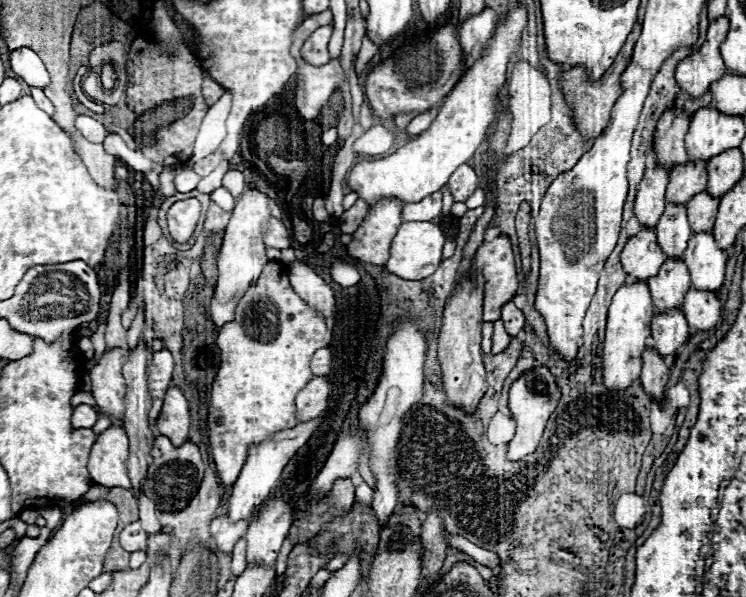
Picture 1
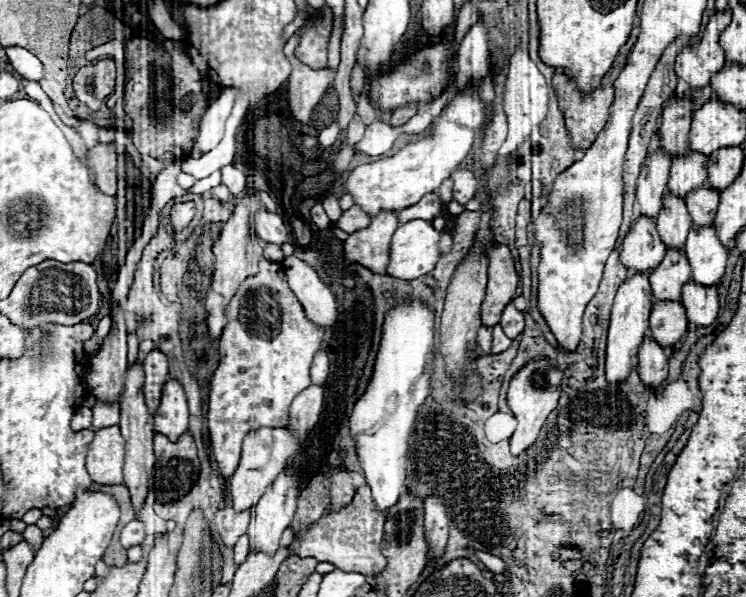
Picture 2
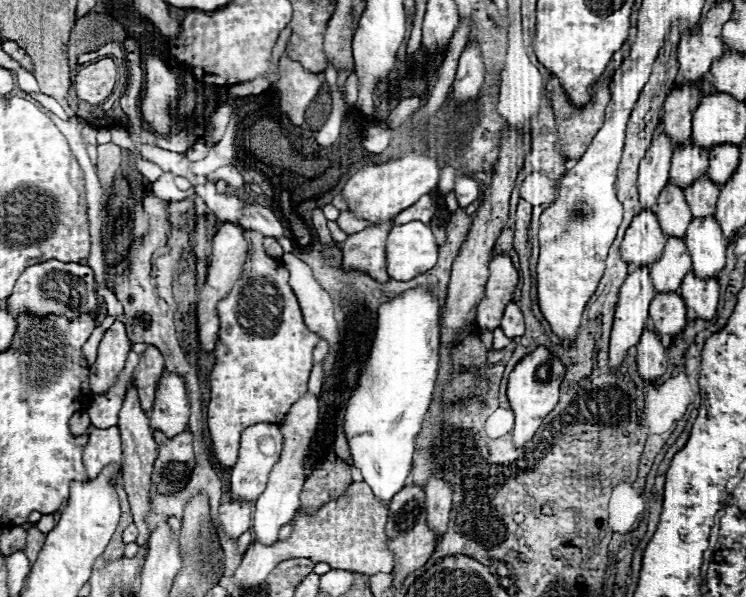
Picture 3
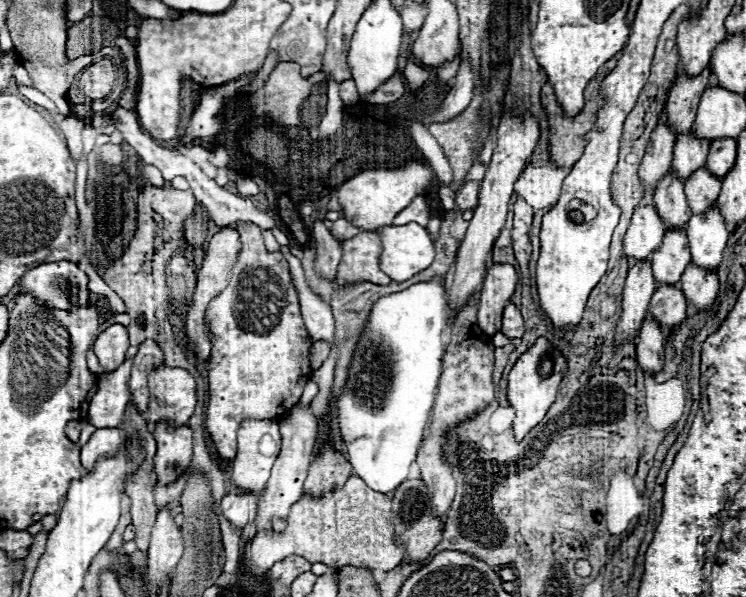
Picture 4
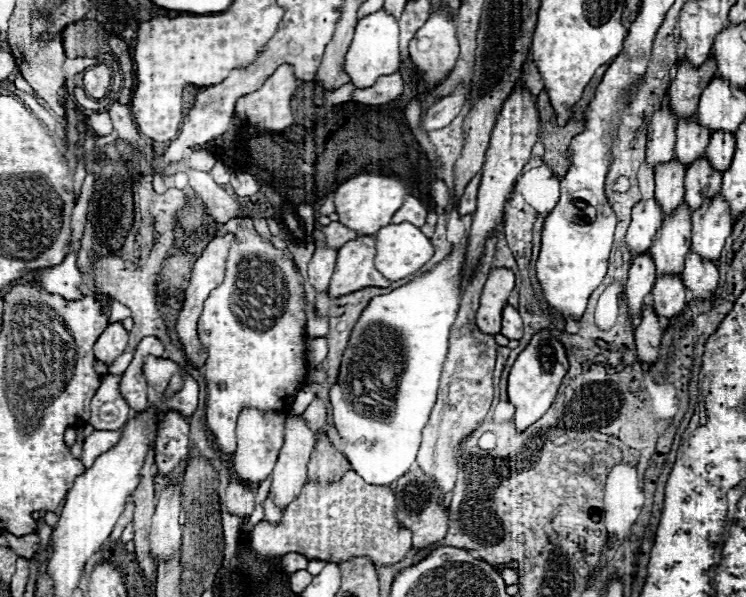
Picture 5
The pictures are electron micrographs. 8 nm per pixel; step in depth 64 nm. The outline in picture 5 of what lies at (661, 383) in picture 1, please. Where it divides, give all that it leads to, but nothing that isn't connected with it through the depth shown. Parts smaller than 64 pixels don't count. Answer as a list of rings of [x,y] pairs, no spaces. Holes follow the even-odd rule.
[[[648,304],[640,312],[640,324],[634,328],[634,338],[636,338],[638,358],[648,364],[656,362],[658,346],[660,346],[660,338],[662,338],[662,326],[658,322],[654,308]]]

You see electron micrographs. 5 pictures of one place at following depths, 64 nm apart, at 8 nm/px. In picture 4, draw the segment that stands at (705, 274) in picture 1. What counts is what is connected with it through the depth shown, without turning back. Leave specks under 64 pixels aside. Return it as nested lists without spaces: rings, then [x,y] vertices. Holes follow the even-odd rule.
[[[718,204],[708,208],[708,212],[692,214],[686,224],[686,230],[692,260],[702,268],[718,268],[730,236],[730,230],[722,218]]]

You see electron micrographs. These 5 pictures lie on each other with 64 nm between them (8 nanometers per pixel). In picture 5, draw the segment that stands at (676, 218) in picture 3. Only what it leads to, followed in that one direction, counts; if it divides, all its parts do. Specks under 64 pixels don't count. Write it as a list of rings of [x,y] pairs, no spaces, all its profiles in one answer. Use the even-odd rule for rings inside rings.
[[[676,158],[668,164],[656,164],[656,200],[664,214],[672,214],[684,200],[686,168]]]

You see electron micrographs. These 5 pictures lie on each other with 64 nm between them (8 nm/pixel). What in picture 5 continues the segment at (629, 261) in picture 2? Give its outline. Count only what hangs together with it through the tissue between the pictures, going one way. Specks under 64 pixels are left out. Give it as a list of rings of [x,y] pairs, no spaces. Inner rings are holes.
[[[640,200],[632,208],[632,222],[626,234],[626,244],[634,254],[644,254],[654,242],[654,236],[664,220],[660,204],[652,200]]]

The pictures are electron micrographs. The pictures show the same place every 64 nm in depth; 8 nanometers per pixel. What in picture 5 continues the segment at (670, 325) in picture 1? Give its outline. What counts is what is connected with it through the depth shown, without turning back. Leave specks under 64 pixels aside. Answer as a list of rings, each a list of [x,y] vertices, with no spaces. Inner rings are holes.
[[[658,276],[652,288],[652,306],[658,316],[672,318],[678,316],[686,304],[686,288],[682,278],[676,276]]]

